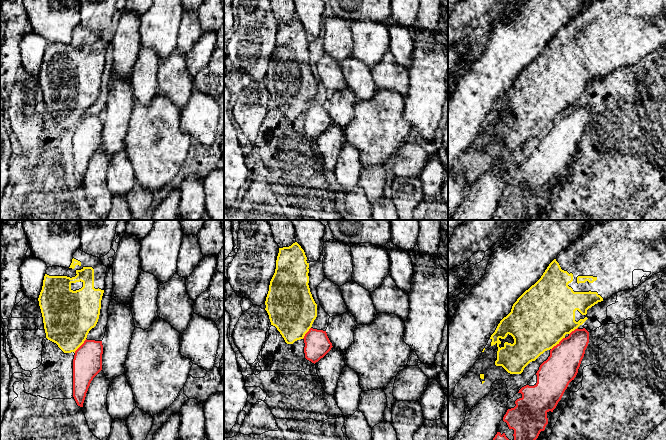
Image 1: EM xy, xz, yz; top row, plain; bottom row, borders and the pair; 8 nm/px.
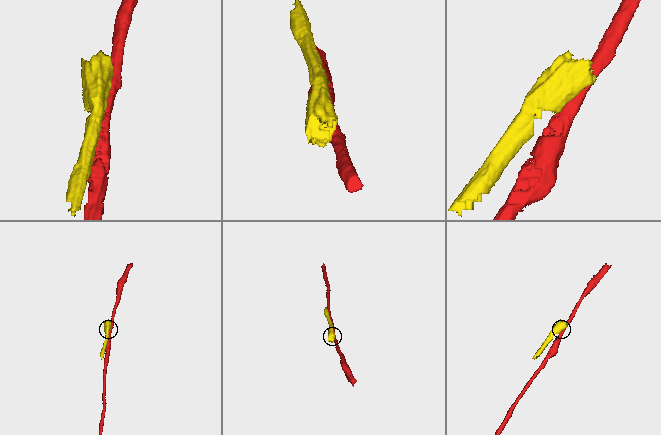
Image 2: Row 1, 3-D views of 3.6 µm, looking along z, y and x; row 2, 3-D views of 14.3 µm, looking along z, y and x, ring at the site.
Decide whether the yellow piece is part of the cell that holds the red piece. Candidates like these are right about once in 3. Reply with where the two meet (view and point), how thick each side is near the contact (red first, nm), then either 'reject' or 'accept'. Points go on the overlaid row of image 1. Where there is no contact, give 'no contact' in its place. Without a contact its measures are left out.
meets red in yz at (557, 344); 280 nm thick on the red side, 480 nm on the other; reject

